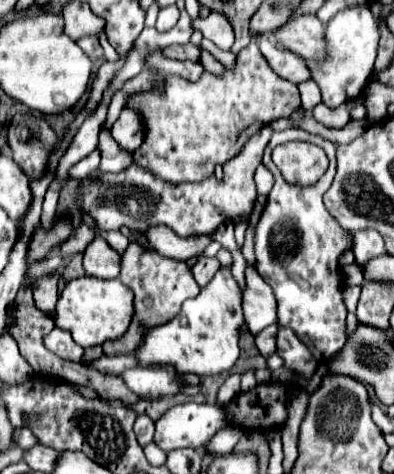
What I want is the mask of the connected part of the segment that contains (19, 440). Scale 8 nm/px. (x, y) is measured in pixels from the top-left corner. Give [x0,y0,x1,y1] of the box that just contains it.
[13,428,37,450]

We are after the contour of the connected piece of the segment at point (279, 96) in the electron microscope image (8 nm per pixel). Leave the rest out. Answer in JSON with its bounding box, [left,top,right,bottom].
[129,40,301,184]

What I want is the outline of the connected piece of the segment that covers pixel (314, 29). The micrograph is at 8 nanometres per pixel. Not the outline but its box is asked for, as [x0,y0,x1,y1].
[273,16,323,60]

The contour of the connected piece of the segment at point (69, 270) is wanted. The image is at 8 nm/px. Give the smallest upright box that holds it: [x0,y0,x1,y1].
[63,254,83,282]

